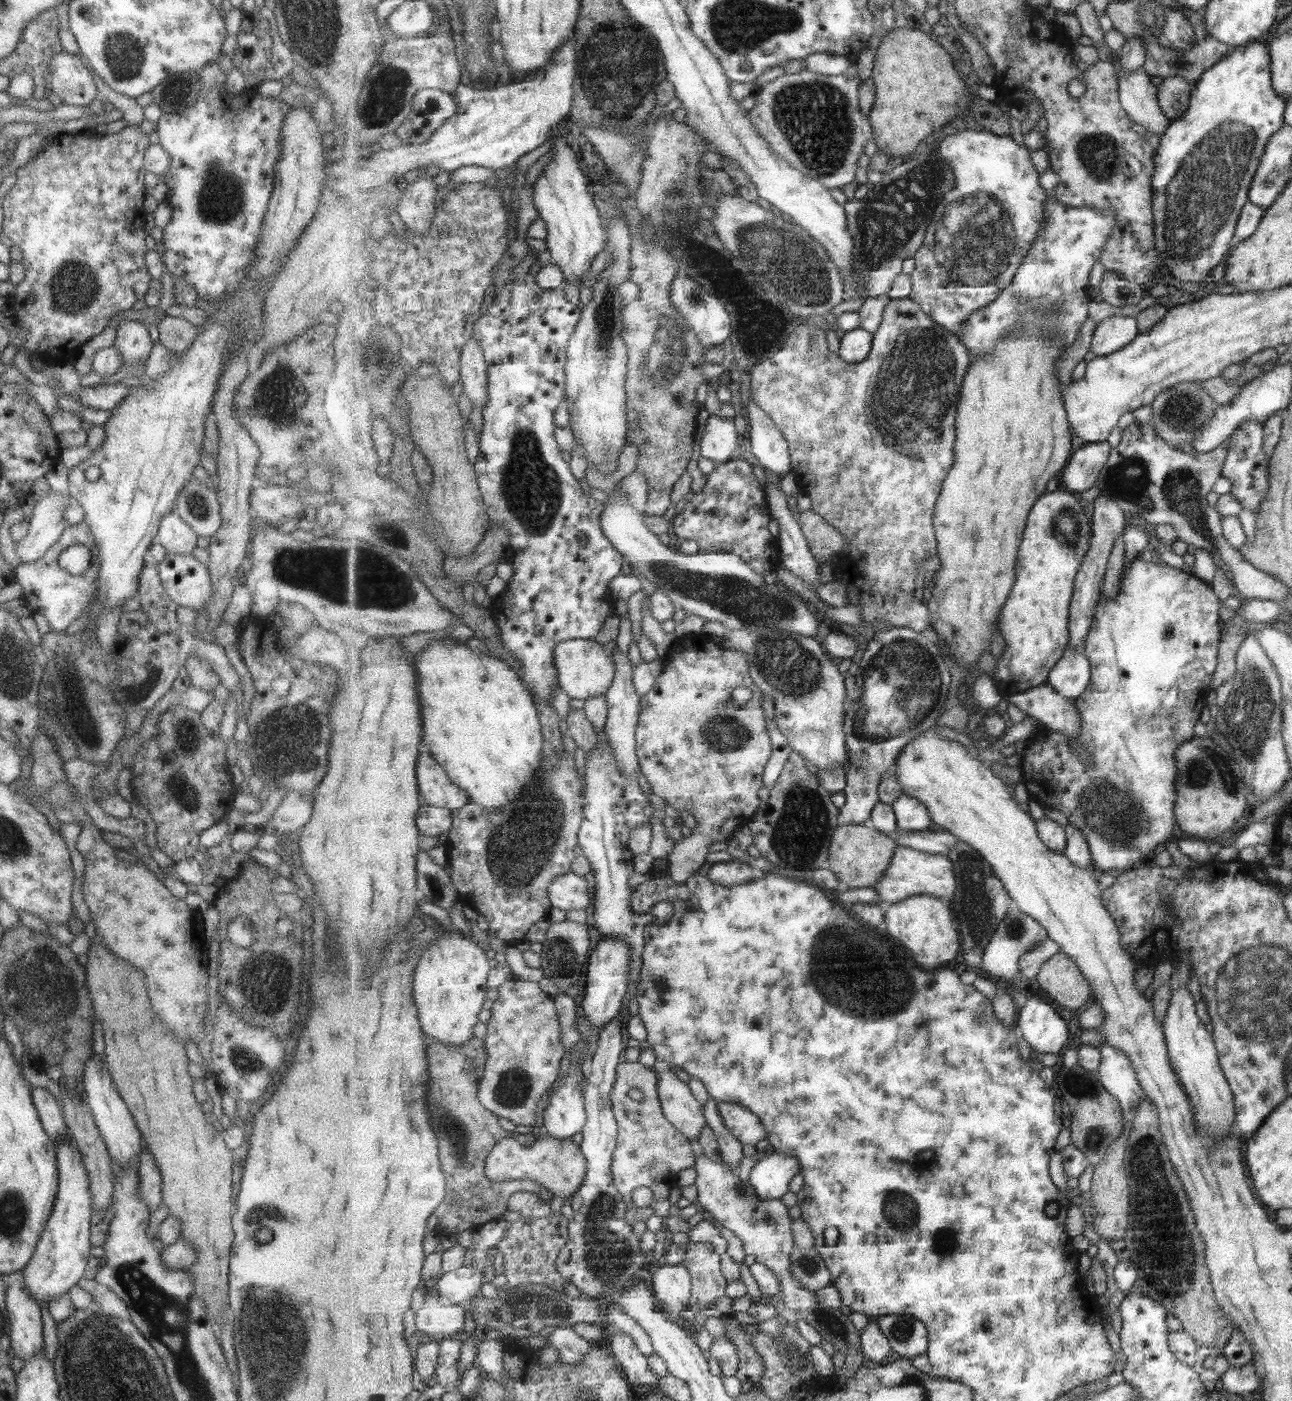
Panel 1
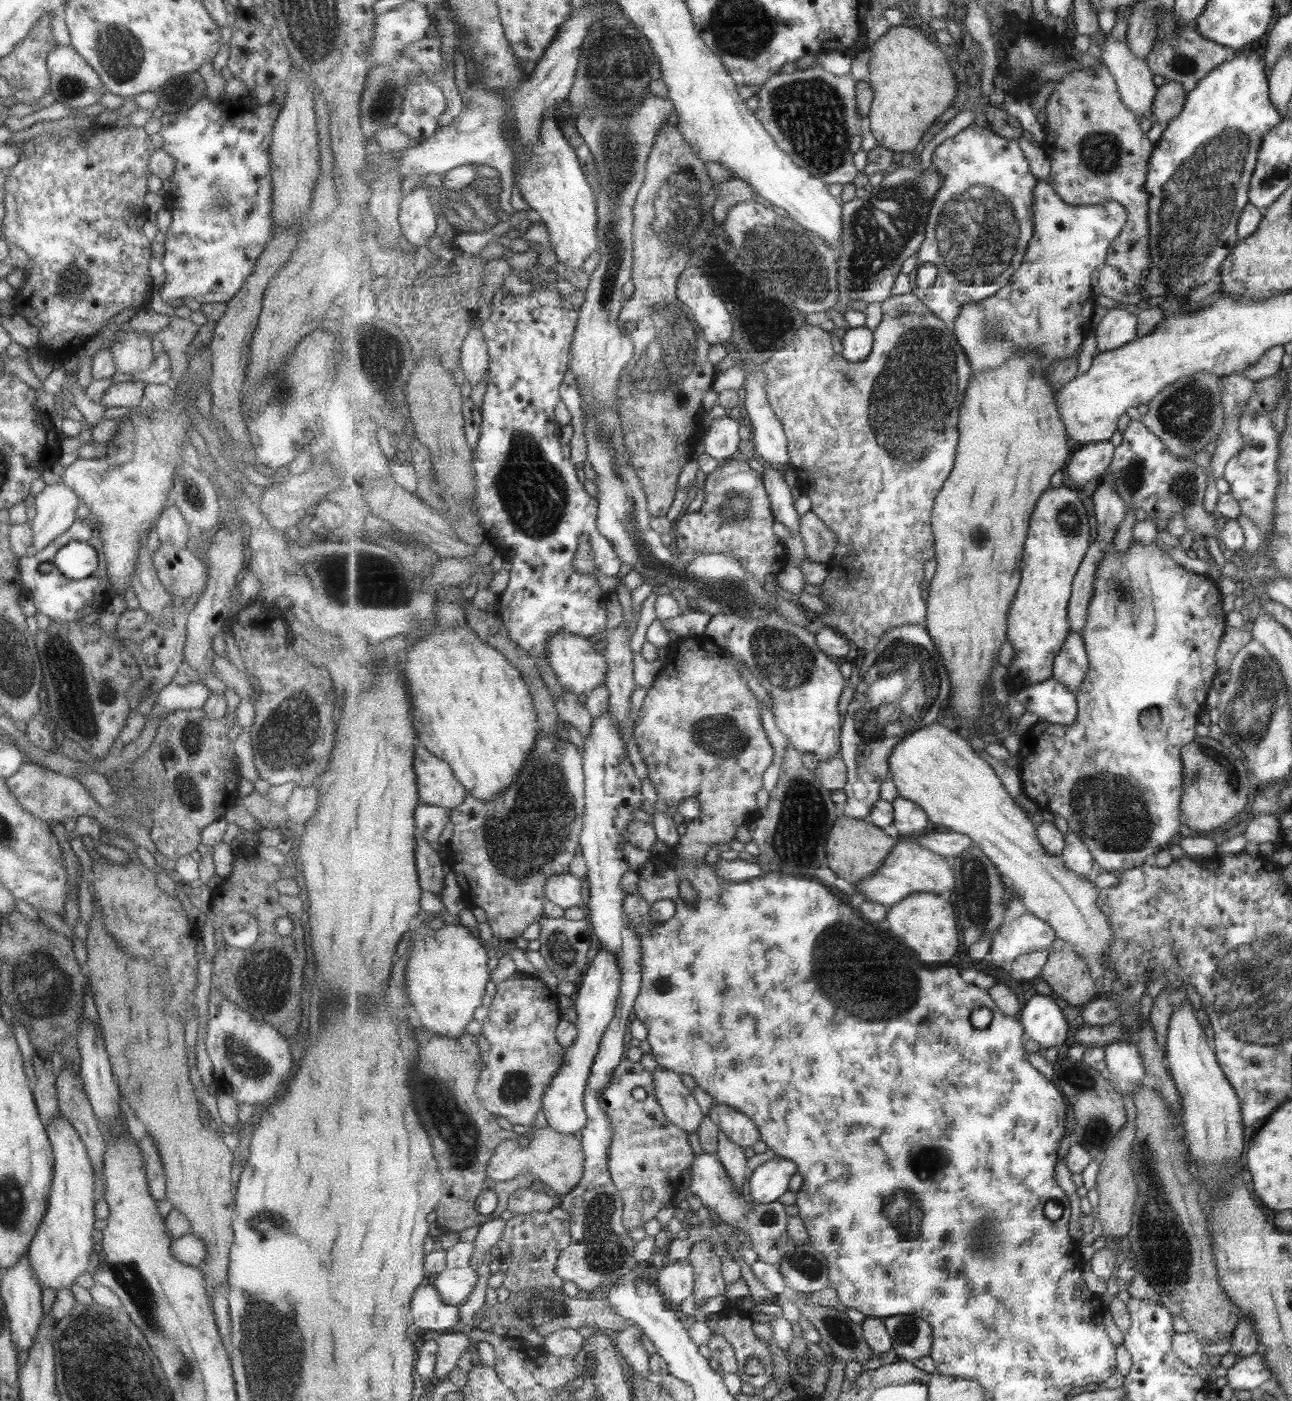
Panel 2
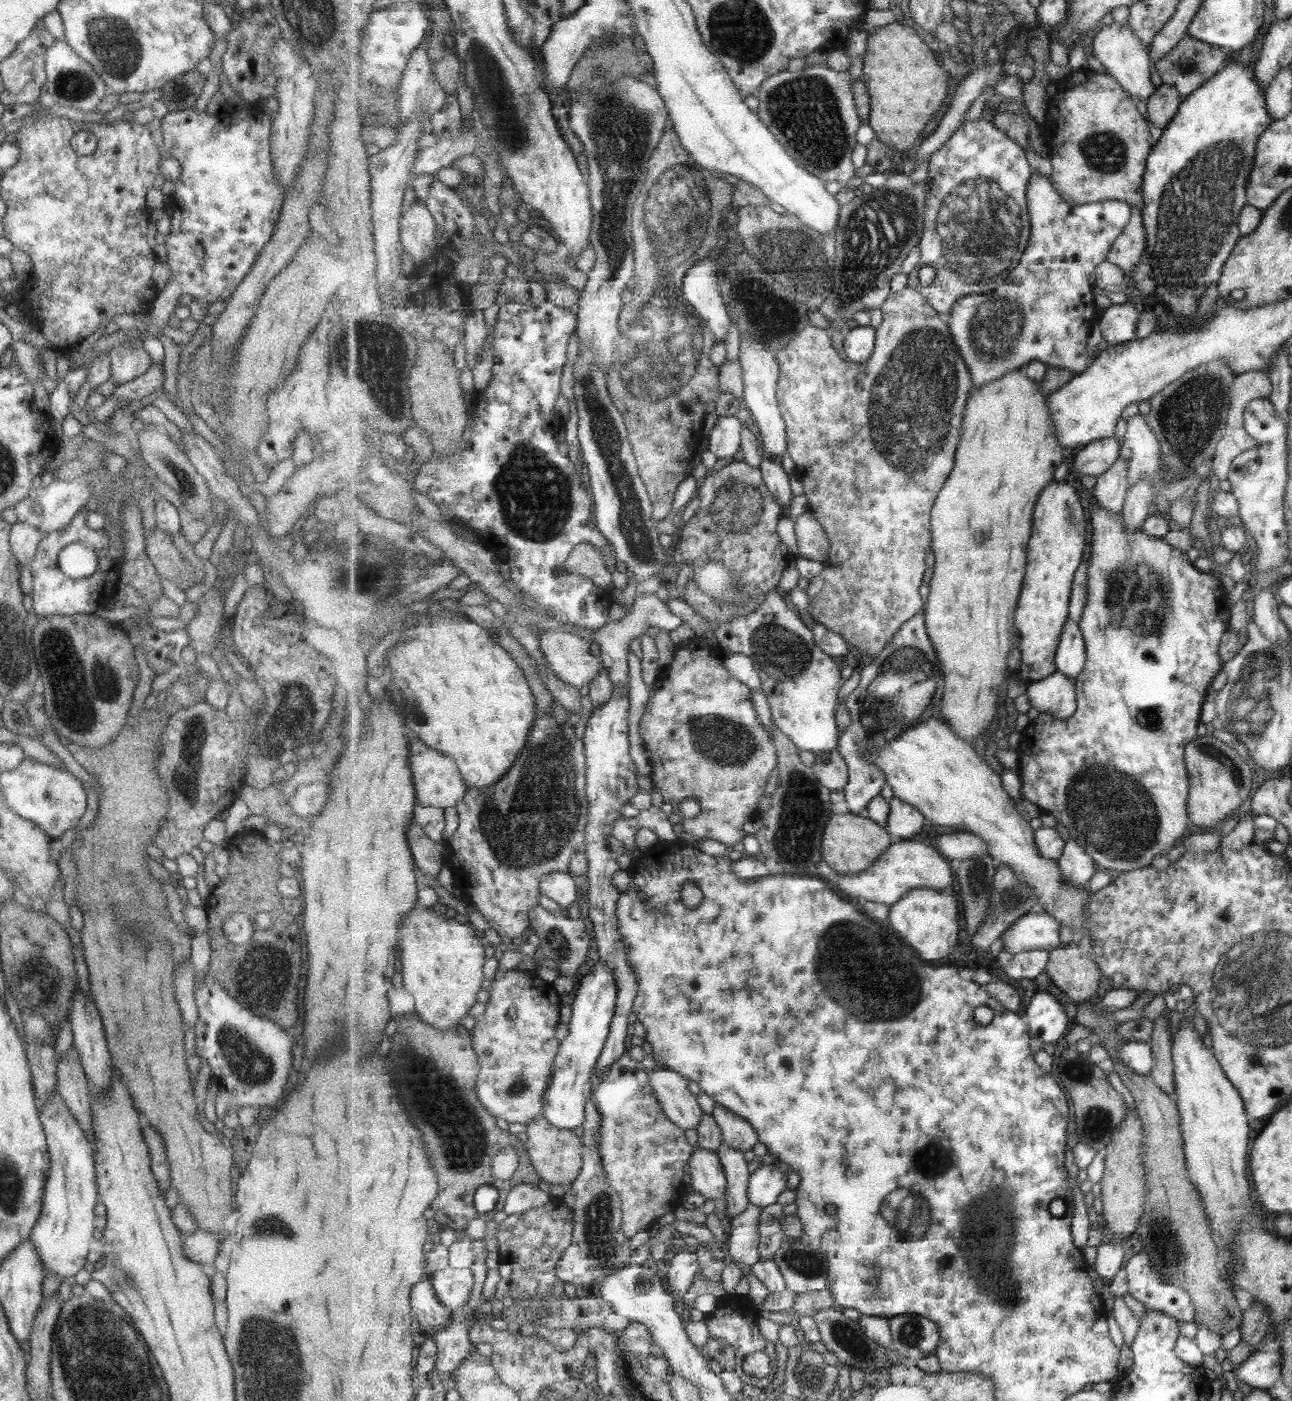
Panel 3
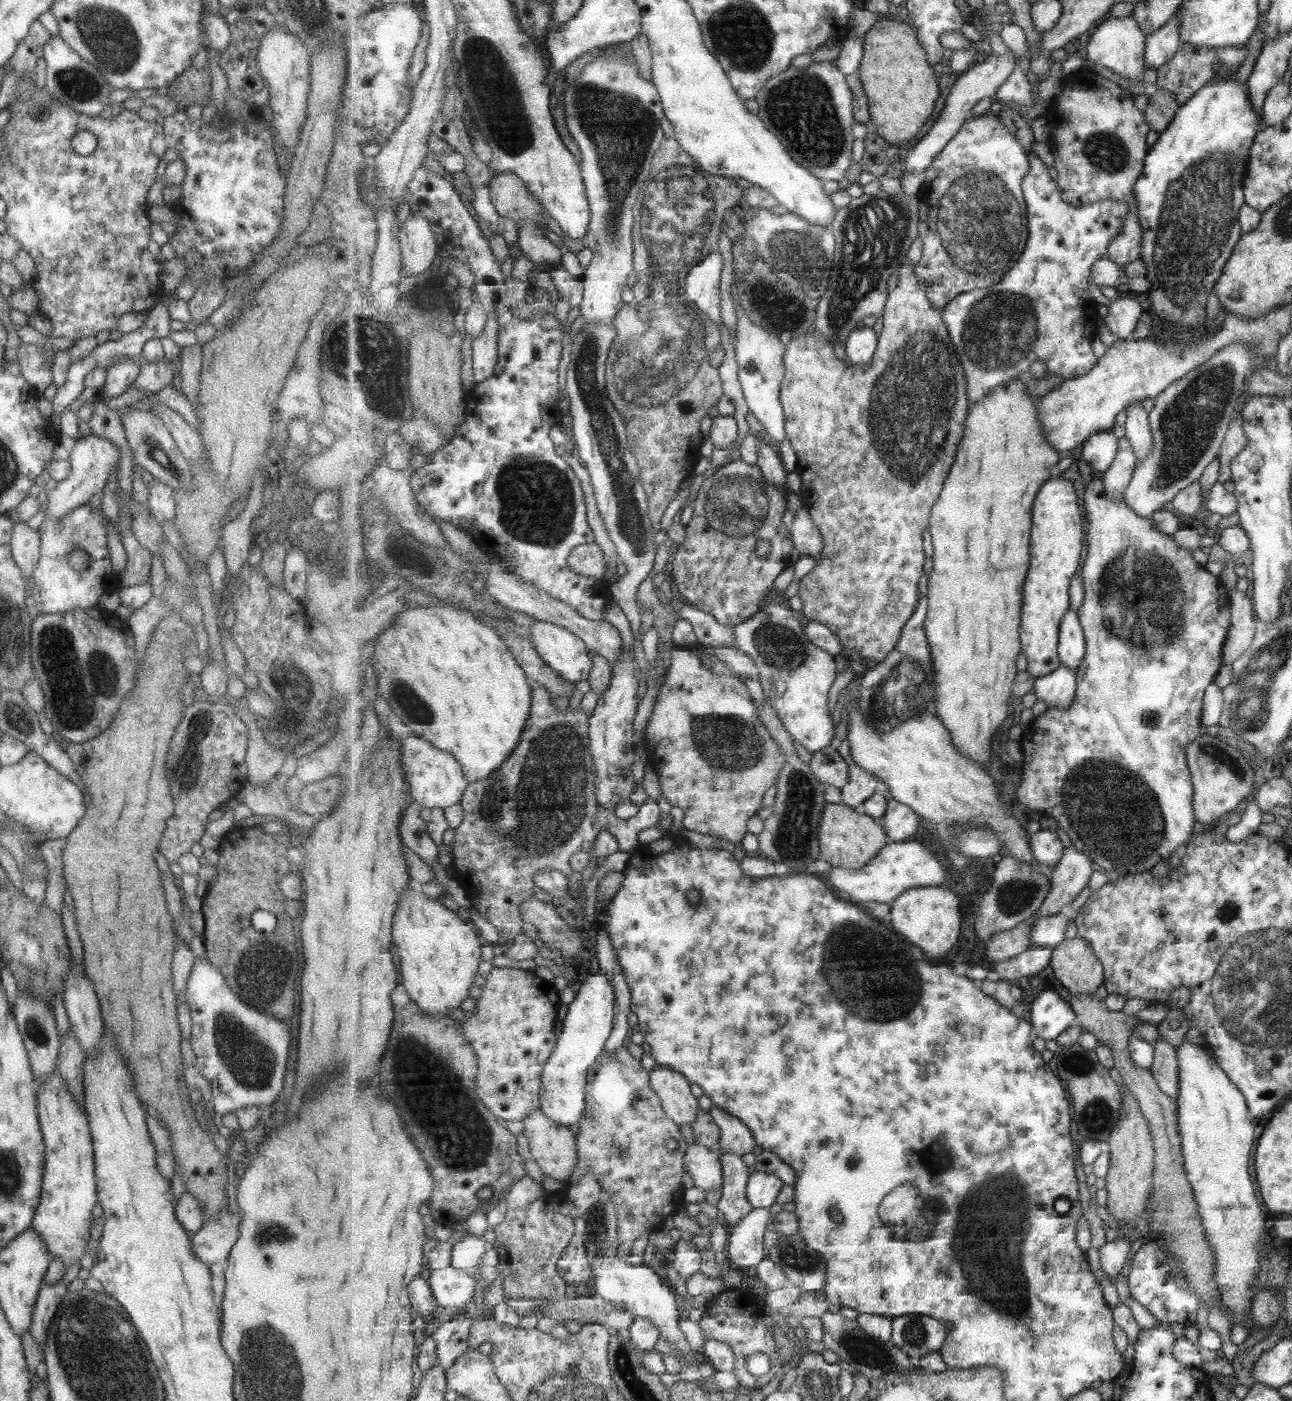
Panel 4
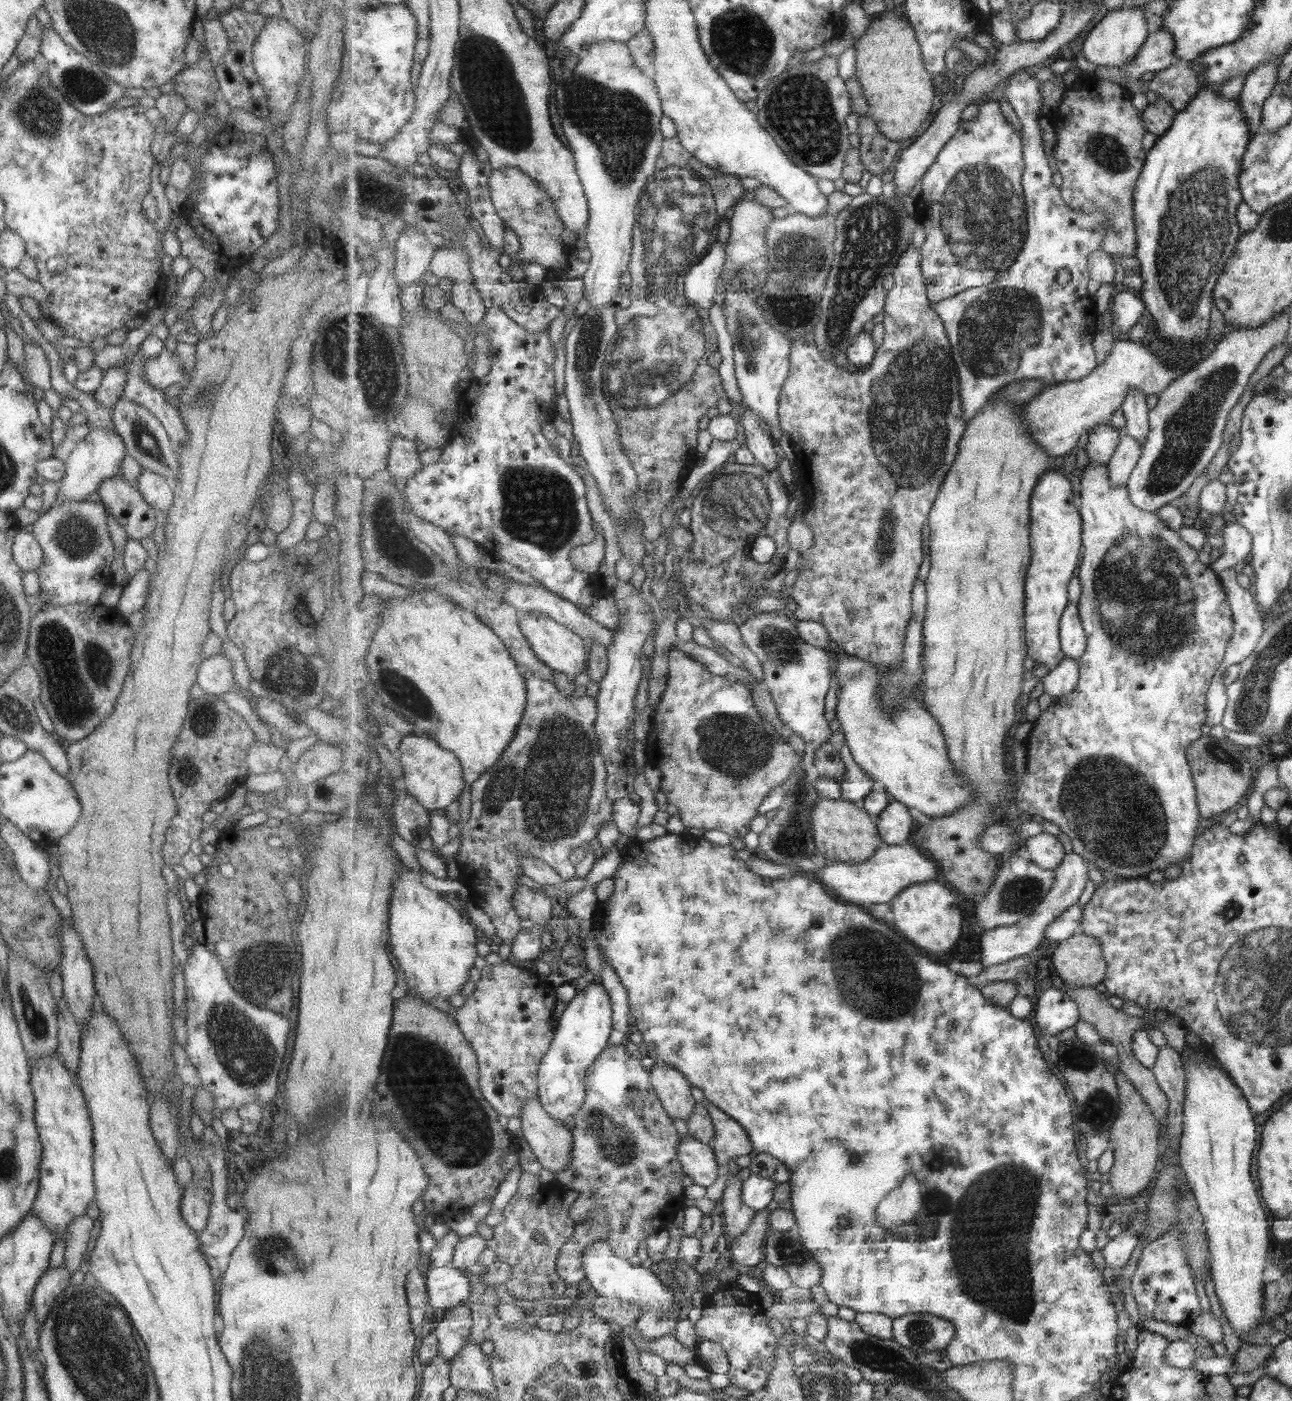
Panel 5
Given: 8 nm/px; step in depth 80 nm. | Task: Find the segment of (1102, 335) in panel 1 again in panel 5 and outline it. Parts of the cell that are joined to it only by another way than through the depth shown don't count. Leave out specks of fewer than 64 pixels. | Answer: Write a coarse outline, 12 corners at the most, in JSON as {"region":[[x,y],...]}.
{"region":[[1123,287],[1112,298],[1116,332],[1127,336],[1146,312],[1142,298]]}

